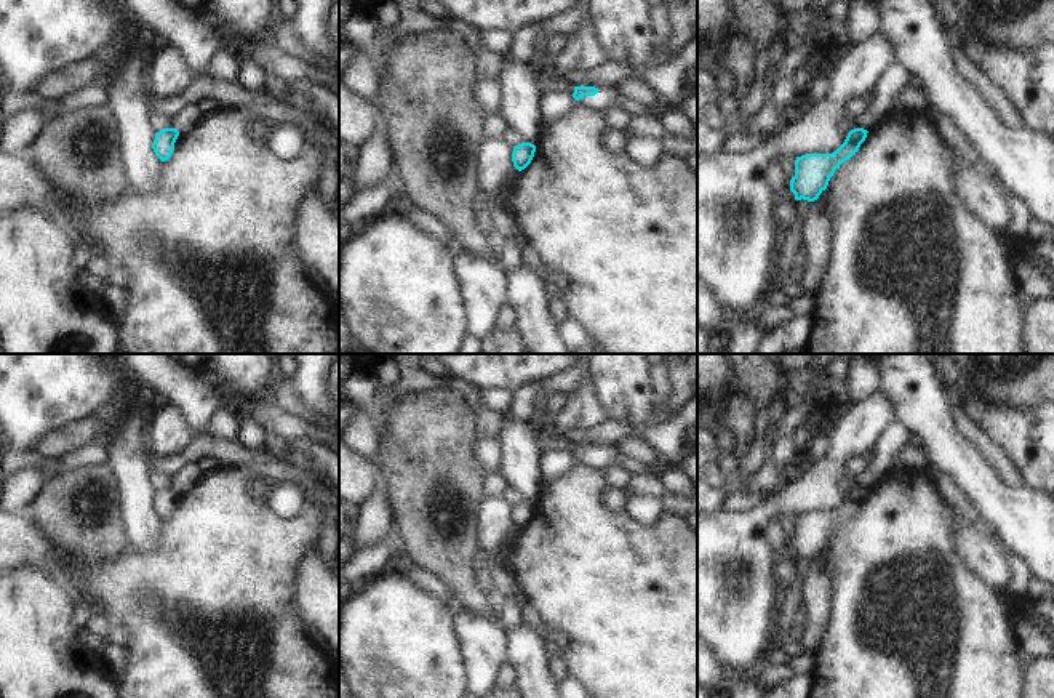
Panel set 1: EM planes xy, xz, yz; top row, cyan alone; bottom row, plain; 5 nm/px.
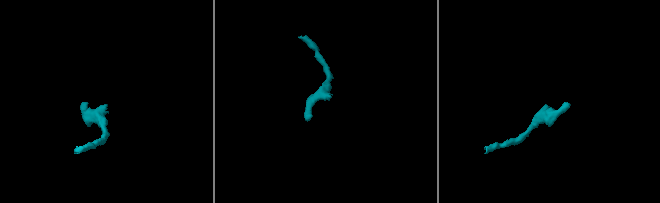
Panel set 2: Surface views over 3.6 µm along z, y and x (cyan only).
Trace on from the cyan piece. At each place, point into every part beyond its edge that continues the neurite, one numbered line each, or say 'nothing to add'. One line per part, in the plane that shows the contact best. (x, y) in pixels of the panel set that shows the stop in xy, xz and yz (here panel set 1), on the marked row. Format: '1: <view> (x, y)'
nothing to add.

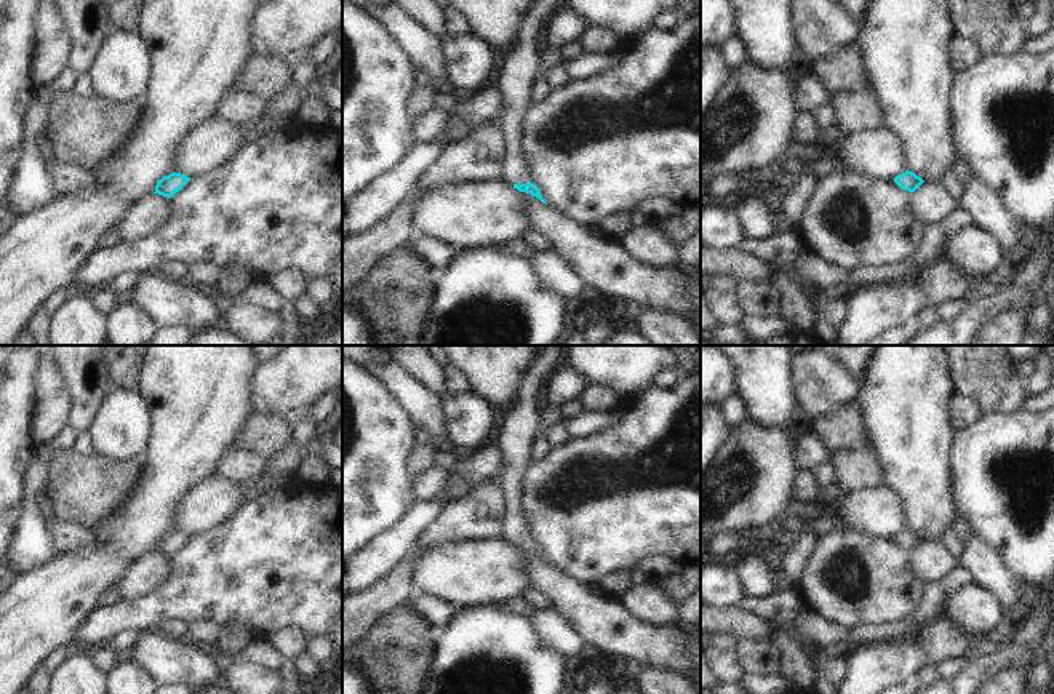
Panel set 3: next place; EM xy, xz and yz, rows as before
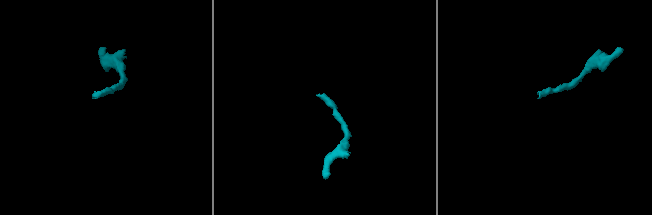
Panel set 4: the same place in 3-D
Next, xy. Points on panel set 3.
nothing to add.

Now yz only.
nothing to add.

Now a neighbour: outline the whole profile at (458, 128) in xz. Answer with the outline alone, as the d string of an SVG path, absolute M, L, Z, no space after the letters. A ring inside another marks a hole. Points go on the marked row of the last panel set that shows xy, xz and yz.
M453 114L446 128L446 142L457 142L469 138L475 128L475 125L462 120L457 114Z

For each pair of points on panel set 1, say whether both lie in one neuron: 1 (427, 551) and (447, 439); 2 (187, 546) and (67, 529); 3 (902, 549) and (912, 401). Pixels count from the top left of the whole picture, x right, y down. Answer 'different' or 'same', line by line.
1: same
2: different
3: different

